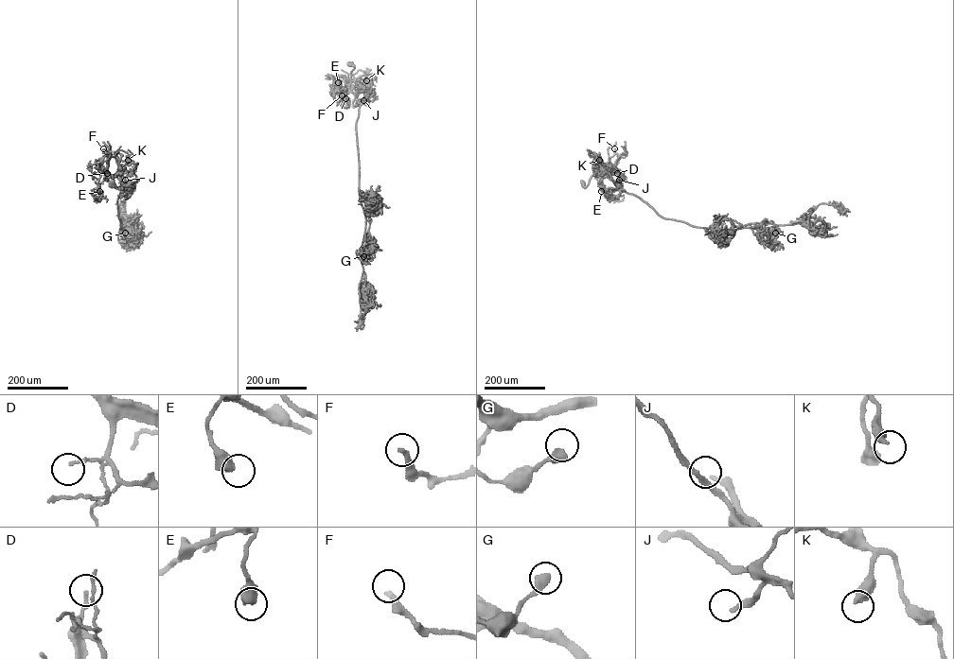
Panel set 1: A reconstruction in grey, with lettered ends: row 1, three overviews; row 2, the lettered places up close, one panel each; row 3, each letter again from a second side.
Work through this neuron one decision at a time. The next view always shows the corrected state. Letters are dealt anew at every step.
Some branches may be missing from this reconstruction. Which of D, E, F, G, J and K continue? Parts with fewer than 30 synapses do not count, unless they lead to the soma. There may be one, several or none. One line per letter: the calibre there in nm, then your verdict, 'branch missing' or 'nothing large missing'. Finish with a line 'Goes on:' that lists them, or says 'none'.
D: calibre 140 nm; nothing large missing
E: calibre 550 nm; nothing large missing
F: calibre 240 nm; nothing large missing
G: calibre 480 nm; nothing large missing
J: calibre 220 nm; nothing large missing
K: calibre 400 nm; nothing large missing
Goes on: none

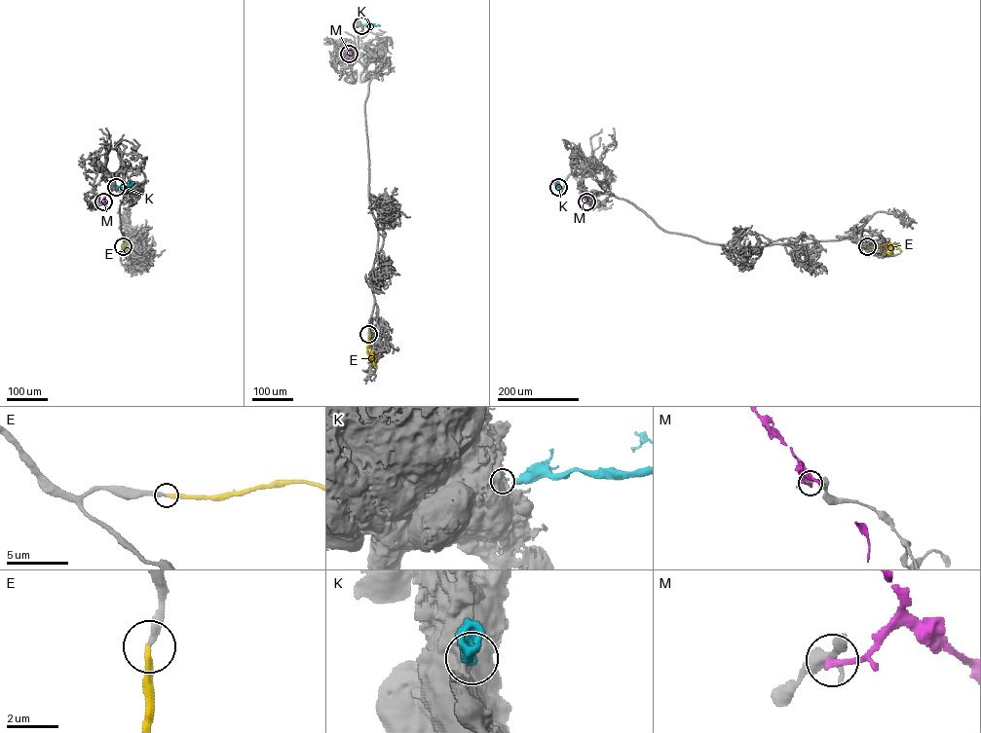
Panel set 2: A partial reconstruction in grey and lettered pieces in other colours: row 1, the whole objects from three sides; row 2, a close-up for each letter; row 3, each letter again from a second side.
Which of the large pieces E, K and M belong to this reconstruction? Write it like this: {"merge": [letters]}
{"merge": ["E"]}

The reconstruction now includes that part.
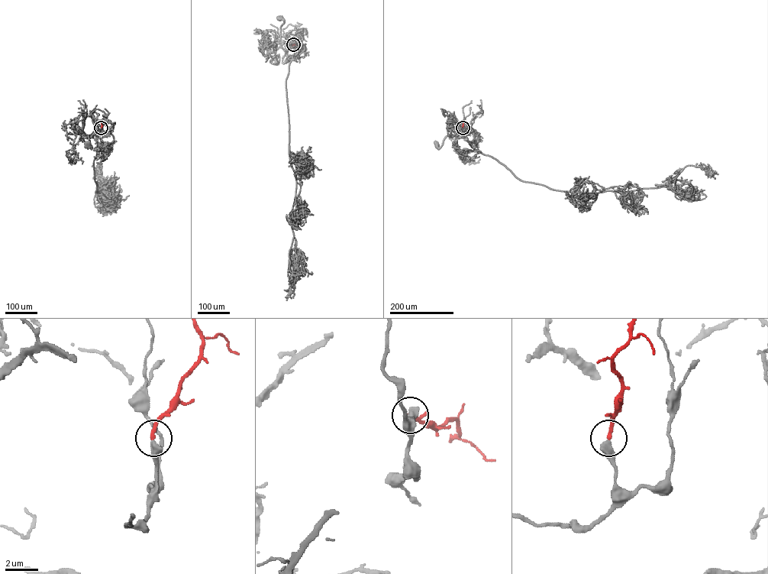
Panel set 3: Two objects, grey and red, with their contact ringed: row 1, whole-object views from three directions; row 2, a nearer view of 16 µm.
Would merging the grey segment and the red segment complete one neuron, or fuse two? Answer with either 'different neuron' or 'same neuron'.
different neuron

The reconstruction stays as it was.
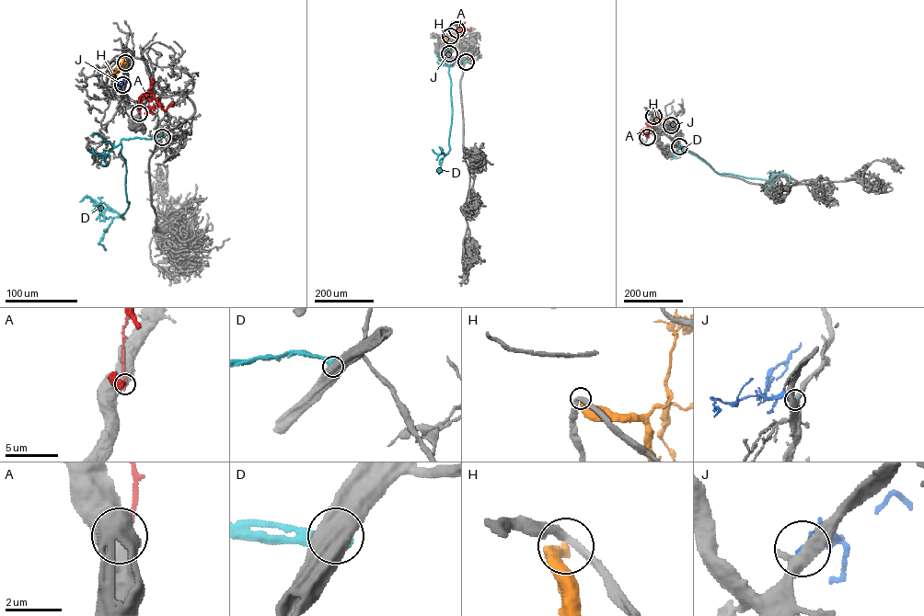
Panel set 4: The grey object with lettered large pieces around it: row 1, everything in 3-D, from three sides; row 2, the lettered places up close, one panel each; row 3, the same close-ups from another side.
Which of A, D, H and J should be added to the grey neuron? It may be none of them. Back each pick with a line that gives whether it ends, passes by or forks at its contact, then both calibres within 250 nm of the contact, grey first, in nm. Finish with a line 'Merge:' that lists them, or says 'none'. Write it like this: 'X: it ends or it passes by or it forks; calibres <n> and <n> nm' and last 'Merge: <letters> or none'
Merge: none

